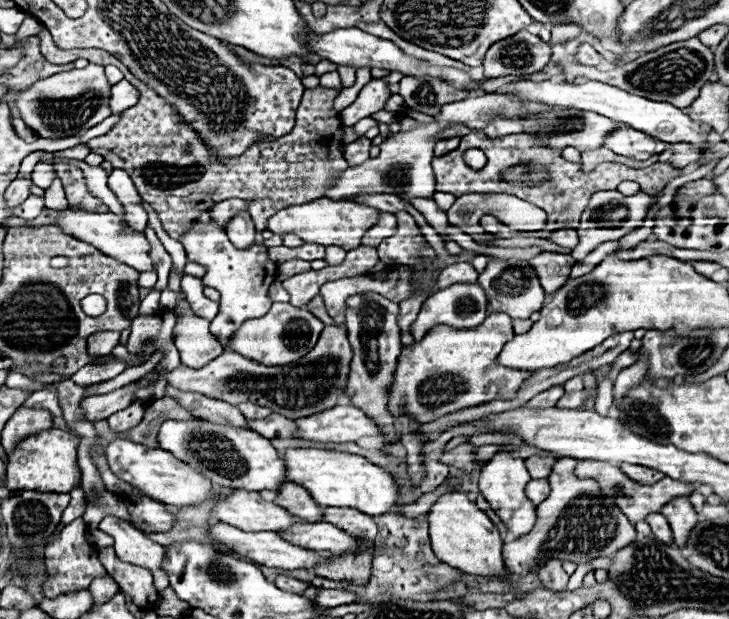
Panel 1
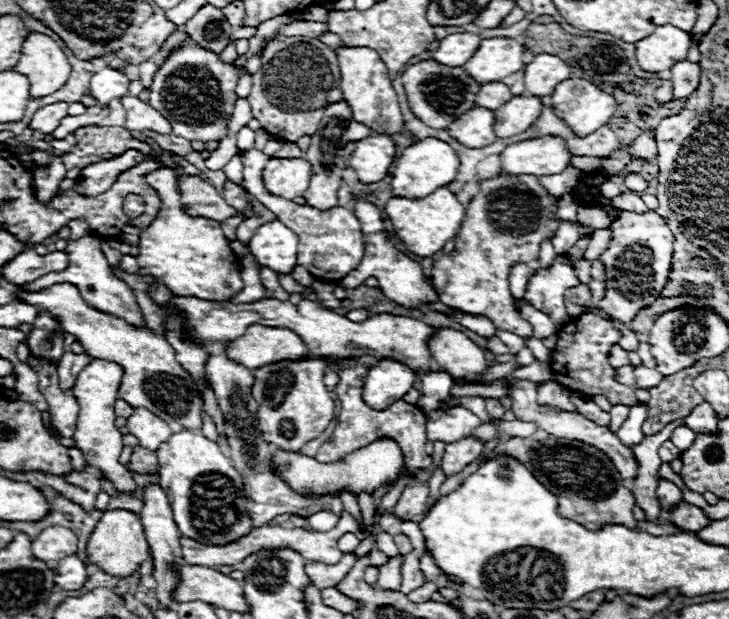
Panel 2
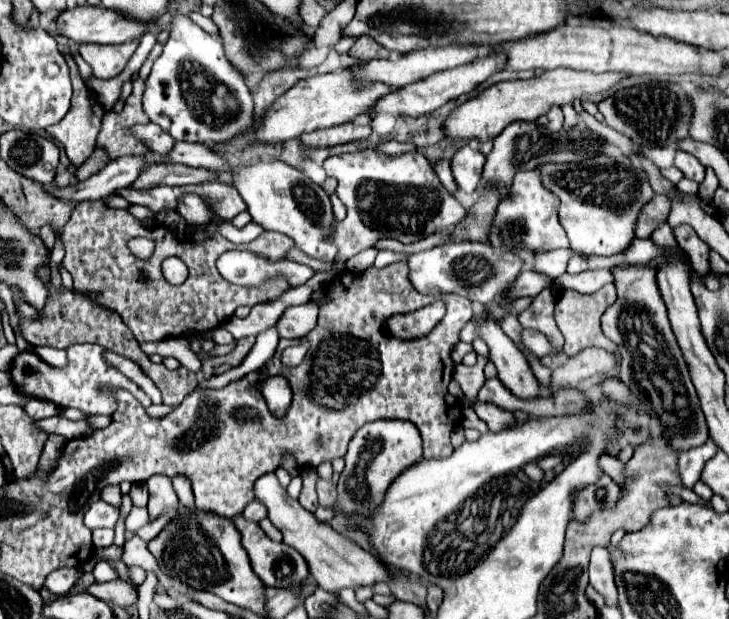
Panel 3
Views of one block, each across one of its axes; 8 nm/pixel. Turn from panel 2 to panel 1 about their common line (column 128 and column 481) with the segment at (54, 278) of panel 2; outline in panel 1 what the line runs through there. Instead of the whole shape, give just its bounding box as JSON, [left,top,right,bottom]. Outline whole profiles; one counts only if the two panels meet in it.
[412,284,486,342]

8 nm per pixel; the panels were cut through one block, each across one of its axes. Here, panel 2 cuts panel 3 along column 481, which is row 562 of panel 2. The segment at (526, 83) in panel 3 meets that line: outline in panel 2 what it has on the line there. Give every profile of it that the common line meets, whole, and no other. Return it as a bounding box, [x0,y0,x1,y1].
[86,508,150,578]

